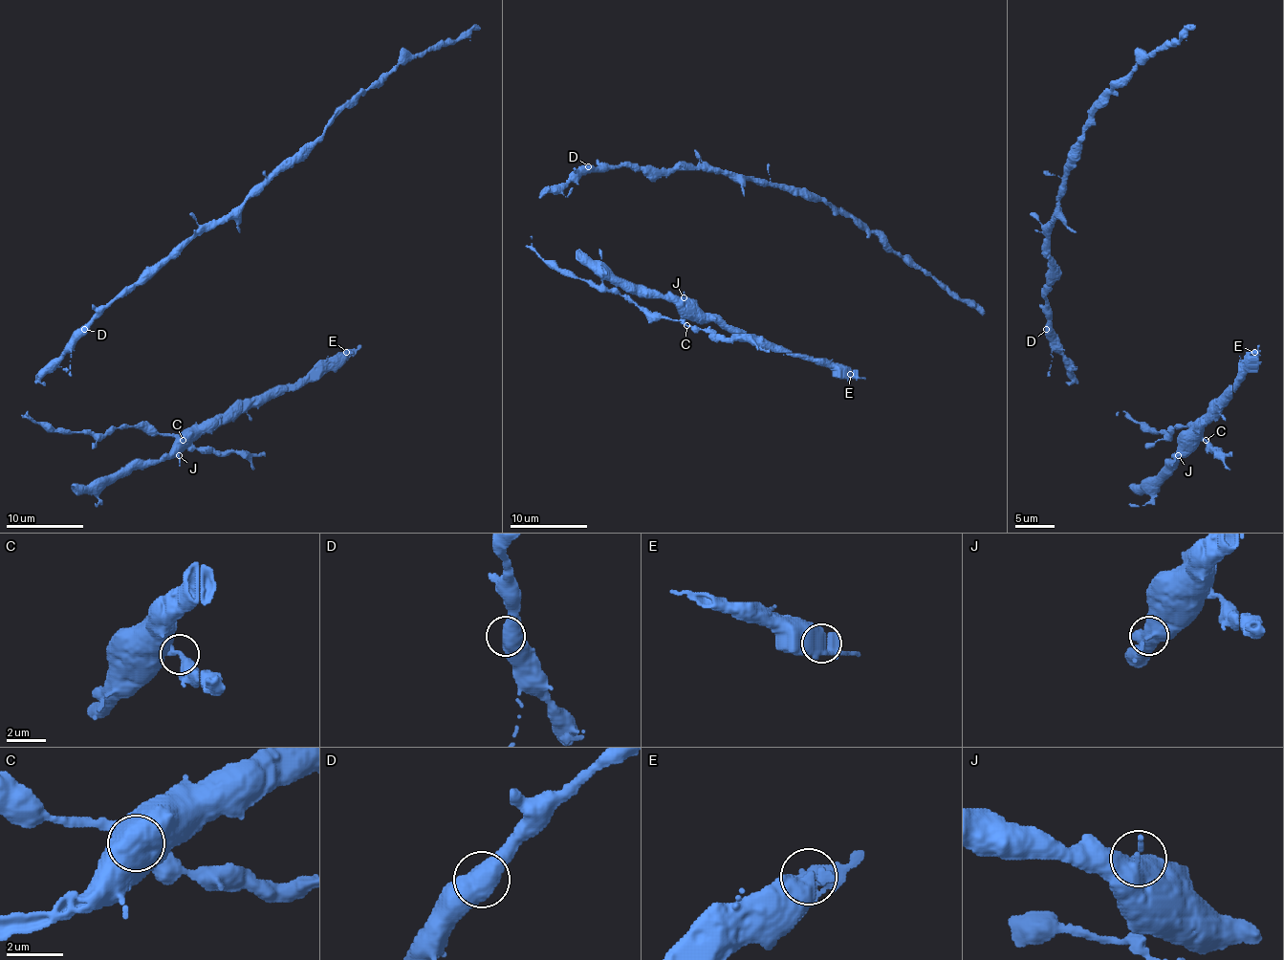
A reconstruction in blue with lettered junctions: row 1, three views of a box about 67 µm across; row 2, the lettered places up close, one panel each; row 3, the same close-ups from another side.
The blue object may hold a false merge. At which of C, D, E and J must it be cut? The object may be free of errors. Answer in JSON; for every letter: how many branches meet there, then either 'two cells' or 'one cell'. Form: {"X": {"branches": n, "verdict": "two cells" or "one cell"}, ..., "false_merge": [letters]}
{"C": {"branches": 3, "verdict": "one cell"}, "D": {"branches": 2, "verdict": "one cell"}, "E": {"branches": 3, "verdict": "one cell"}, "J": {"branches": 2, "verdict": "one cell"}, "false_merge": []}

